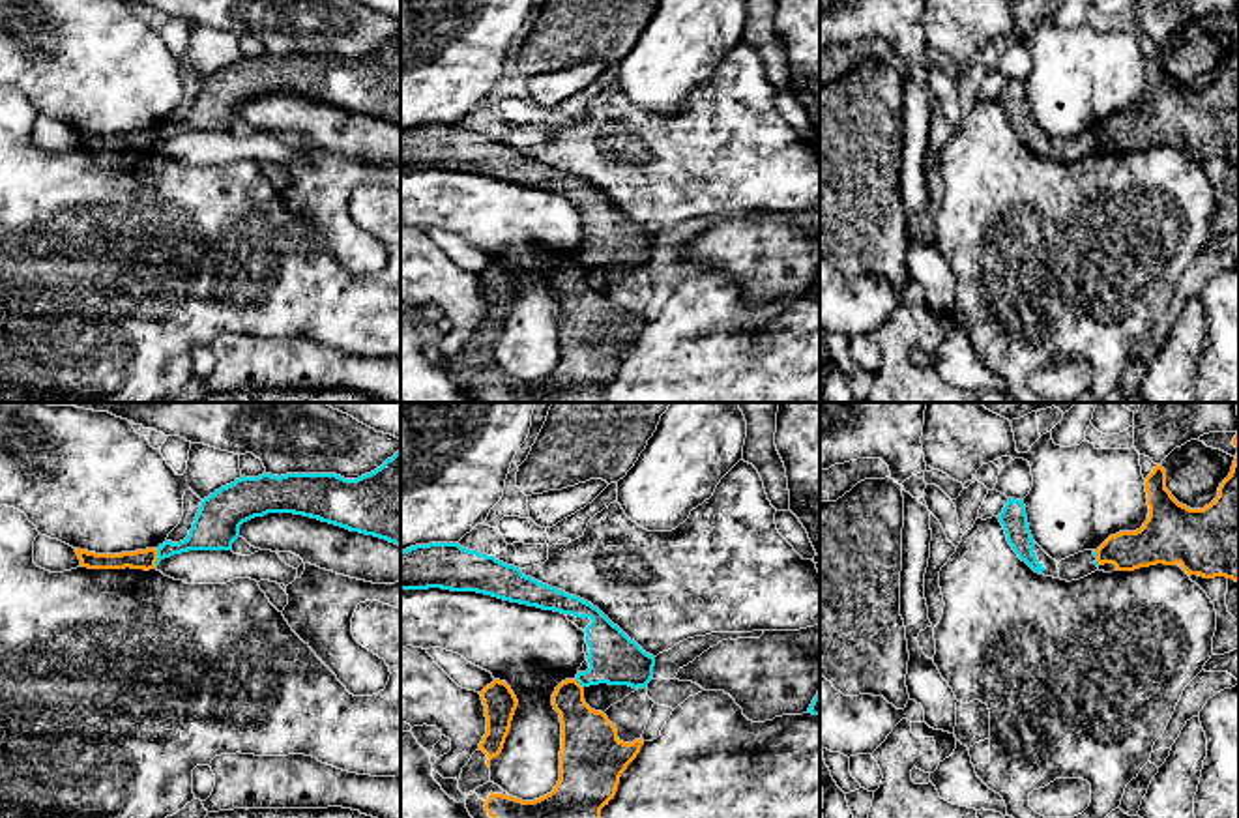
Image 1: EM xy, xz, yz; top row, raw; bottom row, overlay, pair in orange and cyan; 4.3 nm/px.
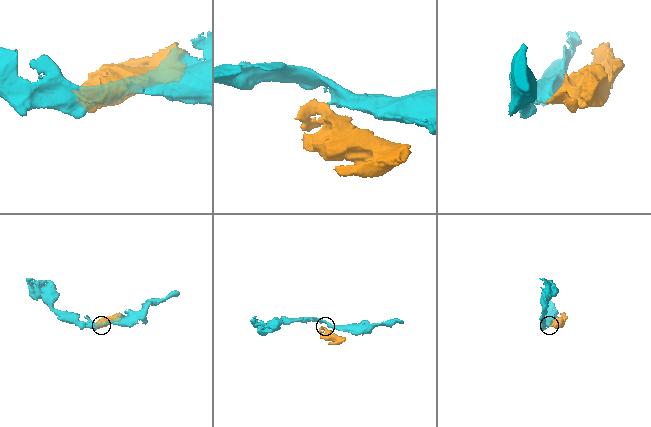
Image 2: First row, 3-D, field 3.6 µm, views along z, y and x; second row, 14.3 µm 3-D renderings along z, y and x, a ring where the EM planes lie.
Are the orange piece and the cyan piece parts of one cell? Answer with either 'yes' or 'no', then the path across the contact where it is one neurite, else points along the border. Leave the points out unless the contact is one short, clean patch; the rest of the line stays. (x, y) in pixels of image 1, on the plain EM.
no | along xy (158, 130), (154, 146)

